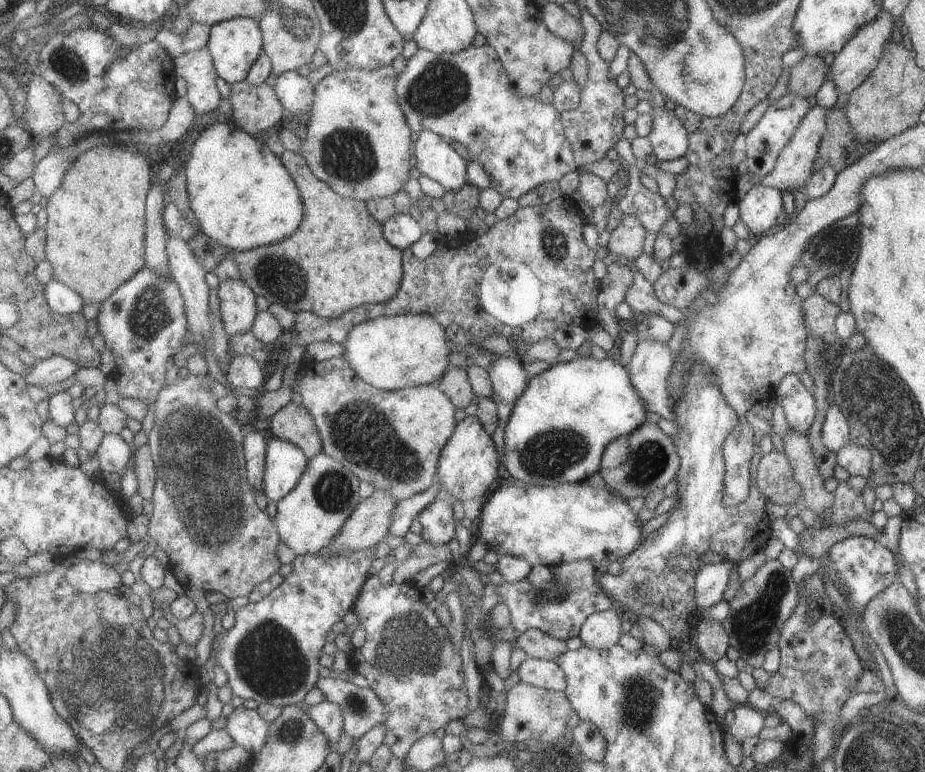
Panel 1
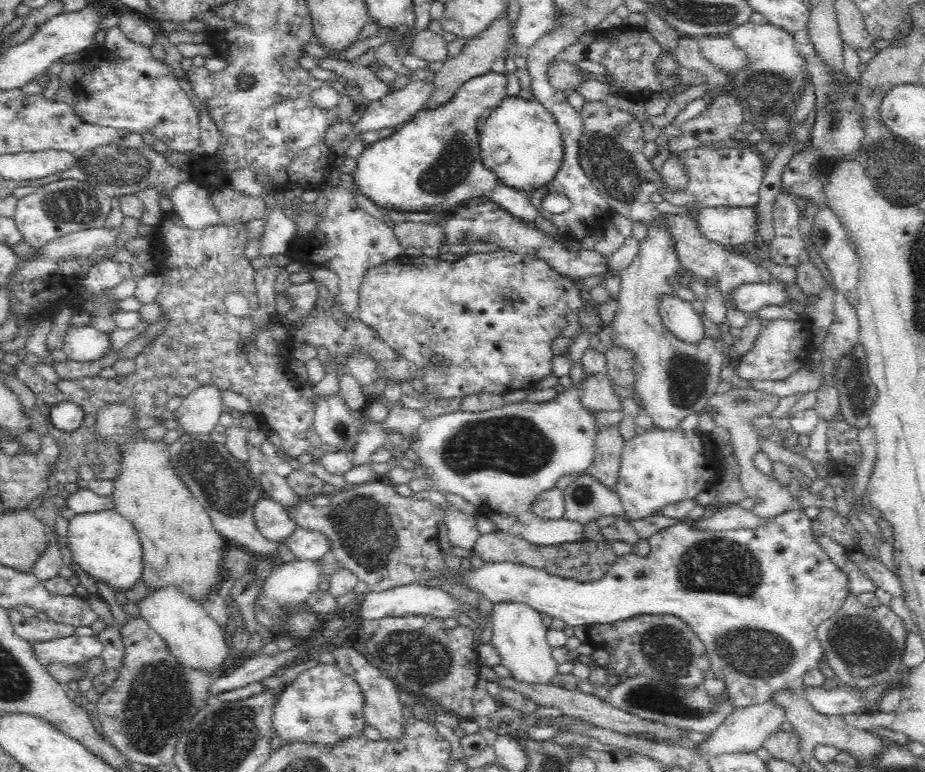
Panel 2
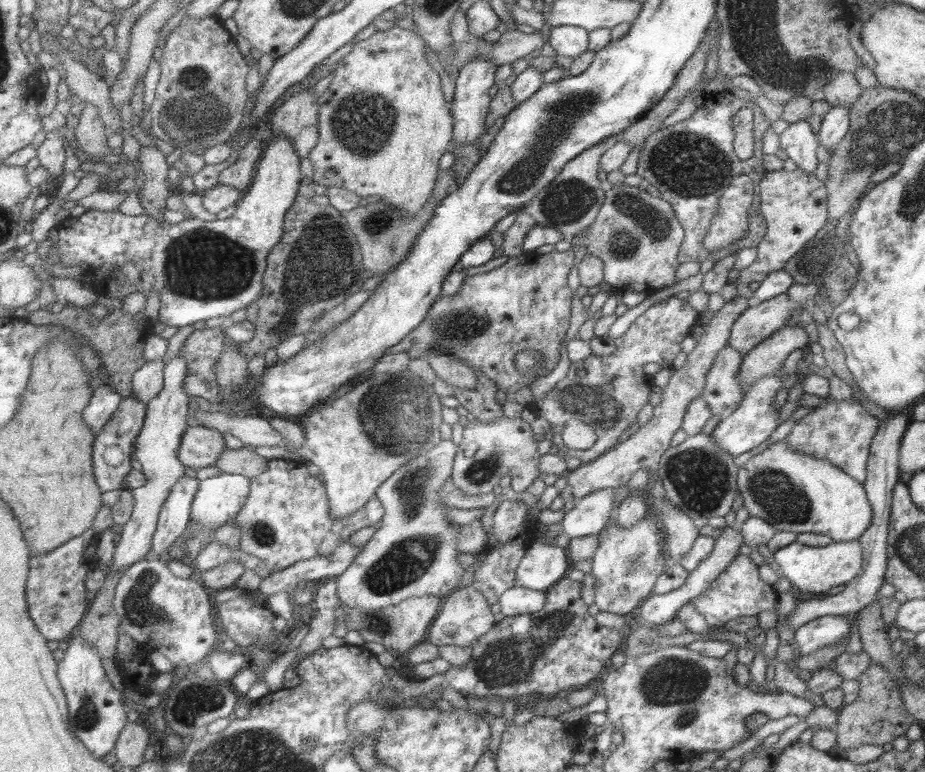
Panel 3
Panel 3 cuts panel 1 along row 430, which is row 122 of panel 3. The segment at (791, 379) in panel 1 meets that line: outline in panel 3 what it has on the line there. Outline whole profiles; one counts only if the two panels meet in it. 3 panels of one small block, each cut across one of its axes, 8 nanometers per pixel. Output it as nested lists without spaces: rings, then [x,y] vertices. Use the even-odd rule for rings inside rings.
[[[800,120],[788,124],[787,128],[779,134],[780,149],[787,158],[791,158],[796,168],[803,172],[813,172],[818,163],[816,150],[818,141],[813,134],[810,124]]]

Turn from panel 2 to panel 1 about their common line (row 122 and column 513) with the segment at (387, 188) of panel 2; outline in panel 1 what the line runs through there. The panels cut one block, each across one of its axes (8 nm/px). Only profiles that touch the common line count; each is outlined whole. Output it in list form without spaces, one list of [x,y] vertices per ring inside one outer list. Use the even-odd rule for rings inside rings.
[[[578,355],[575,360],[558,362],[535,375],[527,390],[516,400],[505,427],[502,462],[516,482],[557,486],[587,481],[601,468],[607,444],[643,424],[646,411],[646,403],[633,388],[629,372],[619,364],[619,360],[597,360]]]

